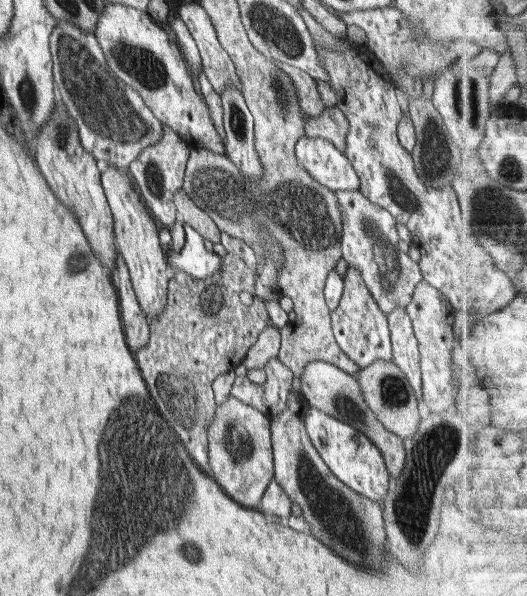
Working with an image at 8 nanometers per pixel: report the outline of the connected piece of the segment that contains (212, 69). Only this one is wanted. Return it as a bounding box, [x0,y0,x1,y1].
[178,3,242,96]

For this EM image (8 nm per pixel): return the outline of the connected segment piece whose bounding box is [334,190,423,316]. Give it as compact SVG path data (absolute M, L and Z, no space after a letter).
M359 190L334 191L342 211L343 259L360 271L362 280L381 311L388 316L395 308L410 304L416 285L423 280L419 263L399 248L395 218L381 206L370 202Z

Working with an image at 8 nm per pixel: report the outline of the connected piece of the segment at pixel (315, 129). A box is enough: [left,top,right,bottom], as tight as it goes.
[304,107,350,153]

